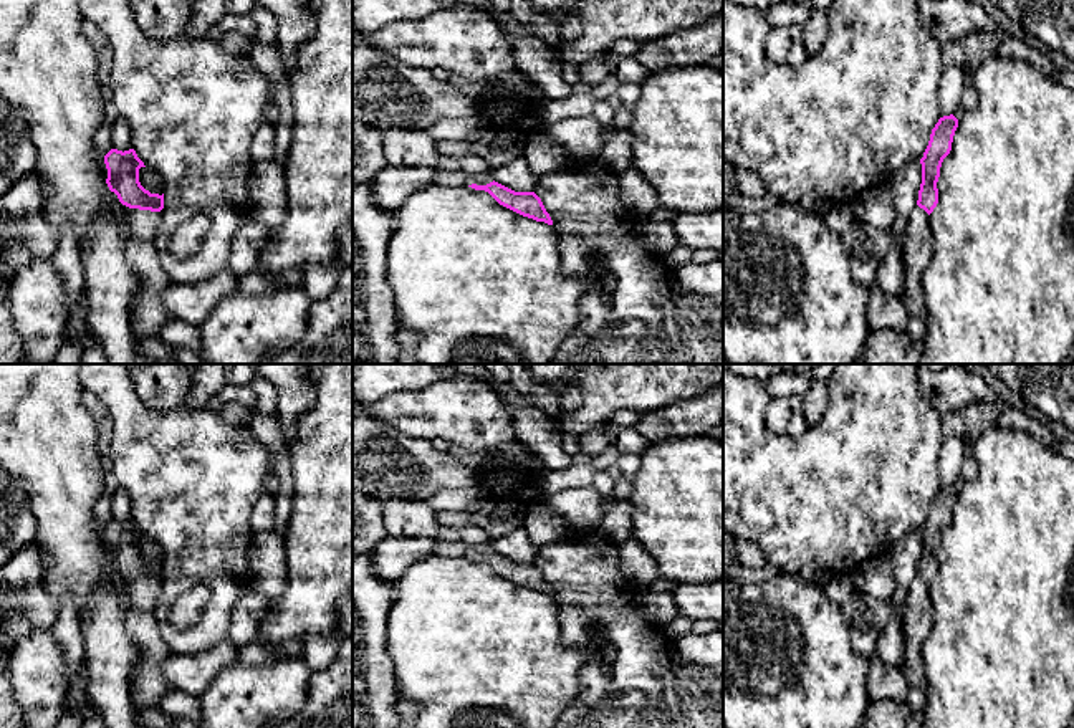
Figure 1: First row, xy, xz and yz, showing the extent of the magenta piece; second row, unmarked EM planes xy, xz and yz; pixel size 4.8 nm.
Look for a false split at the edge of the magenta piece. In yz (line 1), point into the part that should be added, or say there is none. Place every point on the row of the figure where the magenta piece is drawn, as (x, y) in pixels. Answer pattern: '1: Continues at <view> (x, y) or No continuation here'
1: Continues at yz (917, 244)

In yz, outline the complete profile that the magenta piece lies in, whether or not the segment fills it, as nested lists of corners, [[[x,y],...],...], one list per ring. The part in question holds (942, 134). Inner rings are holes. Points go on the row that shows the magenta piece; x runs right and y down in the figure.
[[[950,114],[938,119],[932,129],[928,146],[920,159],[922,184],[917,207],[910,212],[905,233],[902,238],[902,261],[905,266],[905,286],[902,301],[909,316],[902,333],[915,341],[925,334],[927,308],[922,290],[922,278],[932,256],[932,237],[928,215],[938,204],[937,182],[943,159],[952,151],[952,142],[958,119]]]

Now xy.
[[[111,149],[104,156],[106,184],[126,207],[119,215],[129,230],[126,256],[139,278],[139,290],[131,306],[131,333],[134,338],[157,336],[157,331],[174,319],[162,301],[162,291],[172,283],[161,265],[157,251],[159,212],[164,194],[151,194],[139,182],[139,169],[146,167],[134,149]]]

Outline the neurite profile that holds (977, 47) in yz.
[[[1004,31],[968,33],[958,38],[965,51],[965,68],[973,73],[988,56],[998,53],[1001,43],[1008,38]]]

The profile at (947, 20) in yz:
[[[918,0],[918,18],[942,43],[975,31],[1004,31],[973,0]]]

